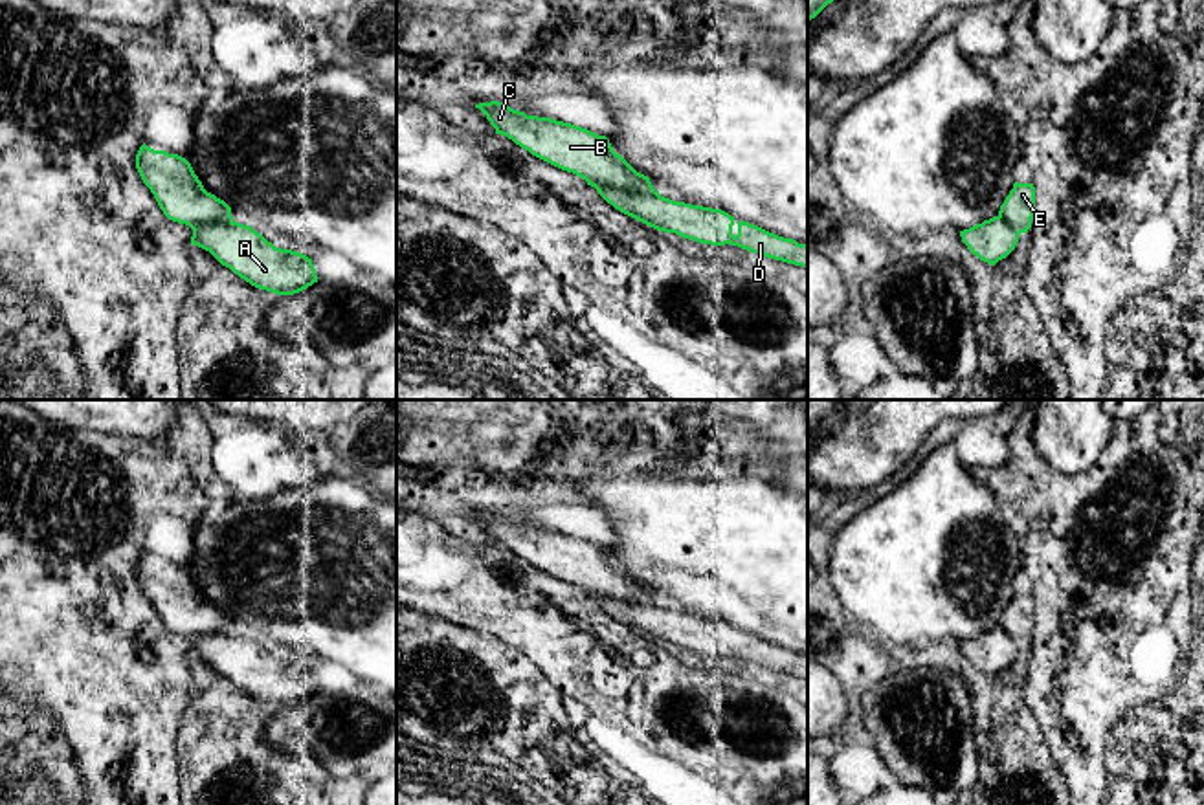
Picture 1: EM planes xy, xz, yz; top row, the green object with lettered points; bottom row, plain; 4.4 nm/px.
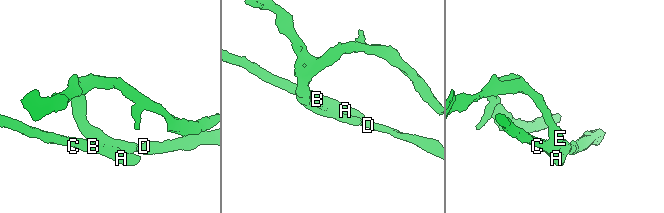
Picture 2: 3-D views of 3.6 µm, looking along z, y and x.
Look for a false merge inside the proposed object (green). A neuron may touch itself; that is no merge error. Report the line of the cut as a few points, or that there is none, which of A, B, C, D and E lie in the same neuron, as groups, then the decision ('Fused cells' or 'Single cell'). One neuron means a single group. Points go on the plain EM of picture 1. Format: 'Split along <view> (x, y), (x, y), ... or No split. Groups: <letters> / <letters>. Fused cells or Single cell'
No split. Groups: A B C D E. Single cell

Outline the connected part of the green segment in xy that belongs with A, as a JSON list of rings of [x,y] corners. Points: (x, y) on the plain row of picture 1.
[[[143,554],[136,579],[163,625],[193,640],[191,655],[209,662],[251,697],[294,706],[318,693],[312,669],[275,658],[251,636],[235,633],[231,618],[204,600],[185,568]]]

